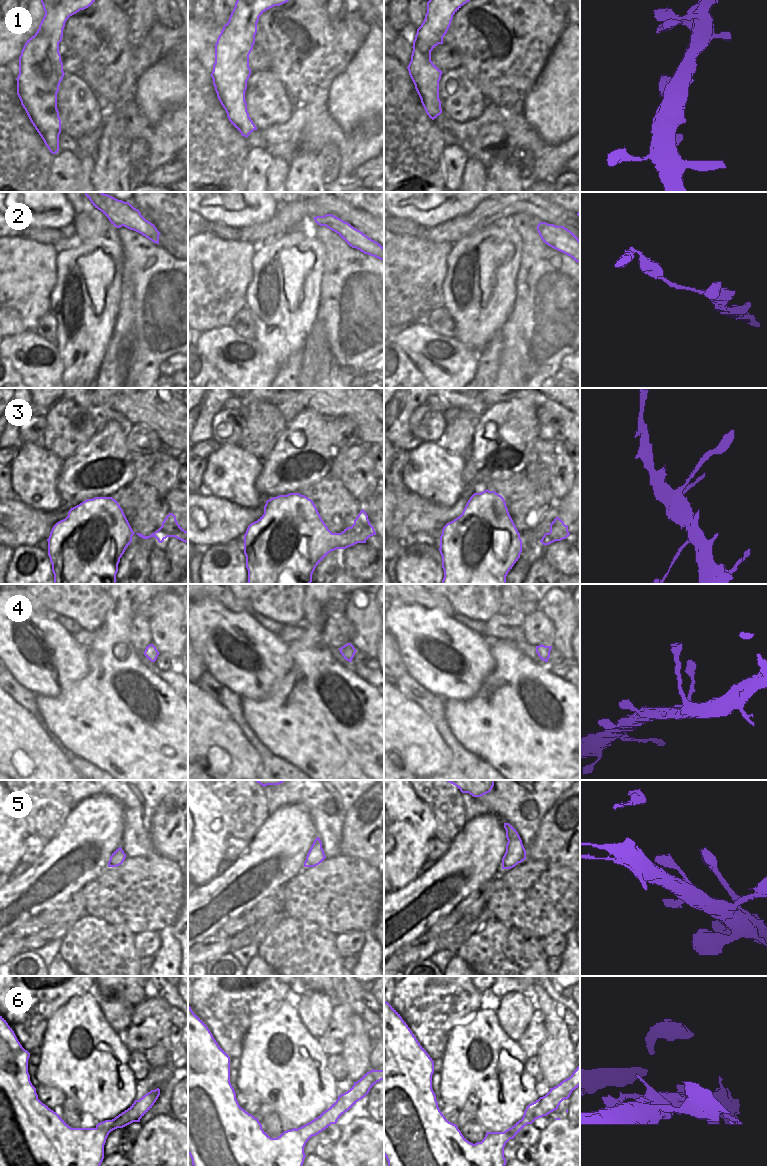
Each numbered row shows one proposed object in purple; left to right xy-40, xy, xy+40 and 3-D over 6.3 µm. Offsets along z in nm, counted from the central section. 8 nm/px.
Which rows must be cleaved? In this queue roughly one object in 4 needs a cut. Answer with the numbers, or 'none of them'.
6

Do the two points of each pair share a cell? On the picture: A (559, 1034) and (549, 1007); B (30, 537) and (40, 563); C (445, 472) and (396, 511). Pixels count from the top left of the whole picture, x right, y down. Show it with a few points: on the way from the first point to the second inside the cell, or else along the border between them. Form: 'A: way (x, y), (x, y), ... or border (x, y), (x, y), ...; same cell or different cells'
A: way (556, 1027), (550, 1014); same cell
B: border (37, 544), (32, 546), (19, 545), (14, 549); different cells
C: border (406, 490), (438, 505); different cells

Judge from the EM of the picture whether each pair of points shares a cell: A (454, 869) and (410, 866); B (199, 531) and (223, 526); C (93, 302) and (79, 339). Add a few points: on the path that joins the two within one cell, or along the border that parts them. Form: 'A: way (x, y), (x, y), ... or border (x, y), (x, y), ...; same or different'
A: border (422, 871), (404, 886); different
B: way (205, 529), (208, 526), (217, 526); same
C: way (85, 311), (84, 330); same

